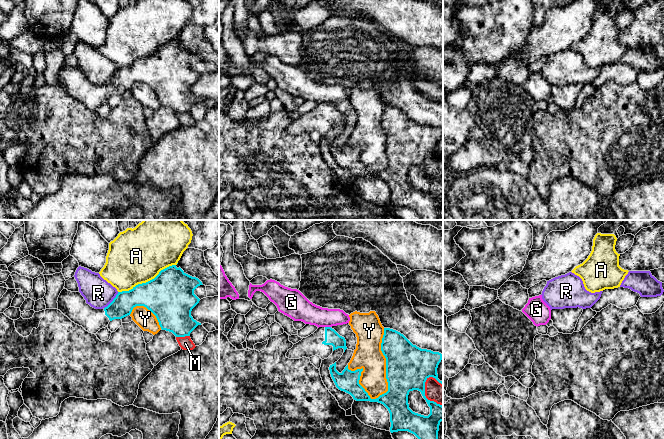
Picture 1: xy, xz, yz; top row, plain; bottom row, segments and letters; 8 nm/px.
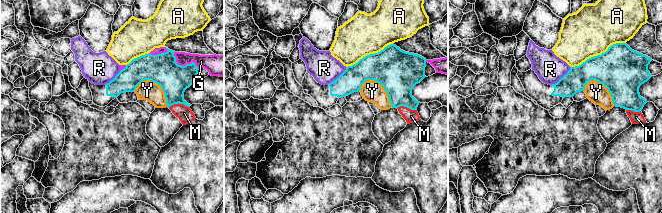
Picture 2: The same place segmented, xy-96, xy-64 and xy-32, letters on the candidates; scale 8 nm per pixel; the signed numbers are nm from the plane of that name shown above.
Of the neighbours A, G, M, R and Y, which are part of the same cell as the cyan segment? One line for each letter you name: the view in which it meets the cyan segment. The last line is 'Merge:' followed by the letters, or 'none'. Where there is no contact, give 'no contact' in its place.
Merge: none

